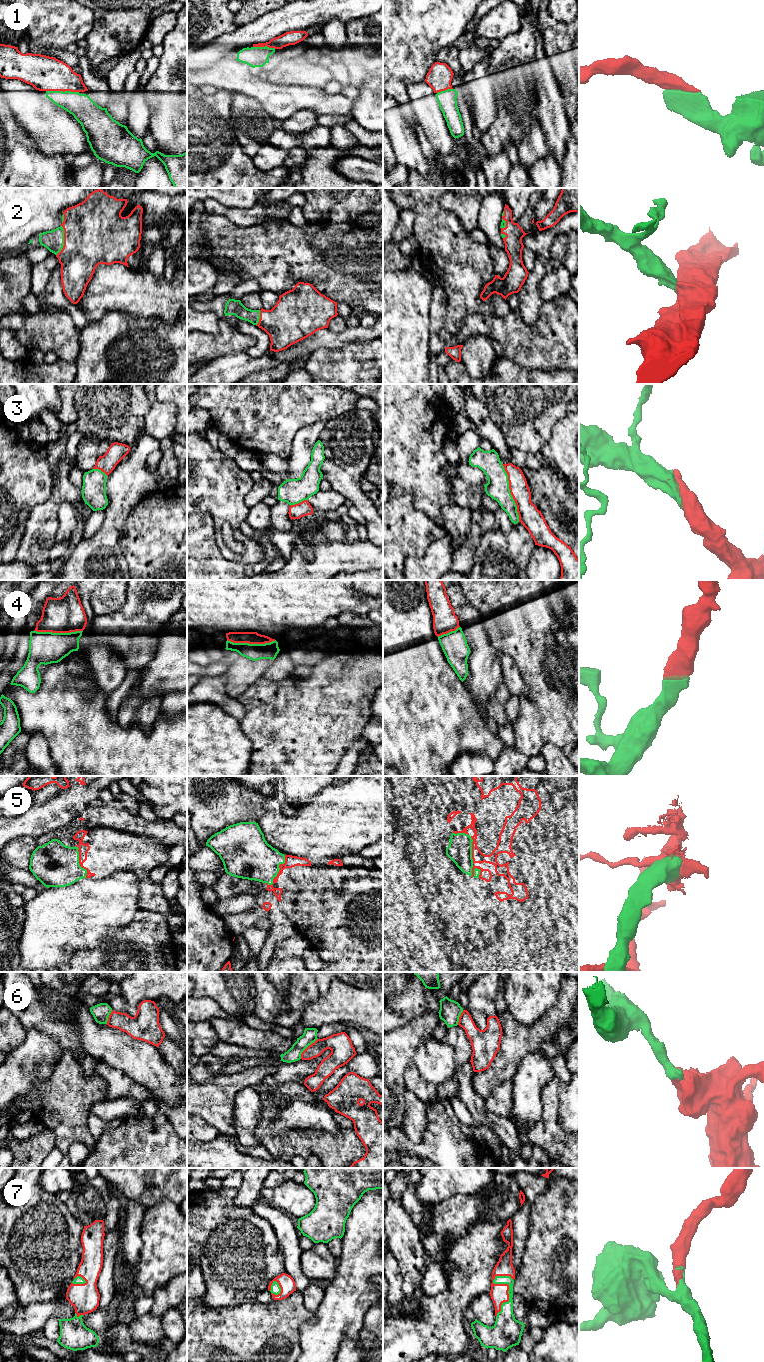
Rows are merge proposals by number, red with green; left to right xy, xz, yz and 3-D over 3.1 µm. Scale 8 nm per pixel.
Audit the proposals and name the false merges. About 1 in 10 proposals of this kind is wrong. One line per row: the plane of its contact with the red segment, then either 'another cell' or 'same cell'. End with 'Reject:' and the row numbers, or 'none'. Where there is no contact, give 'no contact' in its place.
1: meets red in xy; same cell
2: meets red in xy; same cell
3: meets red in yz; same cell
4: meets red in xy; another cell
5: meets red in xz; another cell
6: meets red in xz; another cell
7: meets red in yz; same cell
Reject: 4, 5, 6

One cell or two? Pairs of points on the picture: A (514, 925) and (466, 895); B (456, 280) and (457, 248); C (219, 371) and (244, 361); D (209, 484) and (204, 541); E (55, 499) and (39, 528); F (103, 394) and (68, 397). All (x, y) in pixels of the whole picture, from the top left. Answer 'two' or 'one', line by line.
A: two
B: one
C: one
D: two
E: one
F: two

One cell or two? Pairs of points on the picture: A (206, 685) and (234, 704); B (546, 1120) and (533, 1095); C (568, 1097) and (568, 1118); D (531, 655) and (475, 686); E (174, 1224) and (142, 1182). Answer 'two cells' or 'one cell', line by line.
A: one cell
B: two cells
C: one cell
D: two cells
E: two cells

